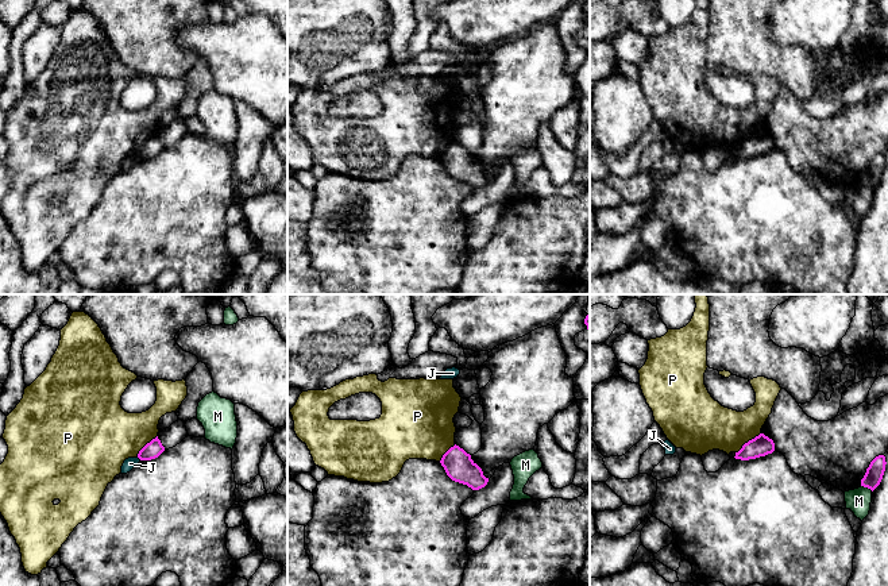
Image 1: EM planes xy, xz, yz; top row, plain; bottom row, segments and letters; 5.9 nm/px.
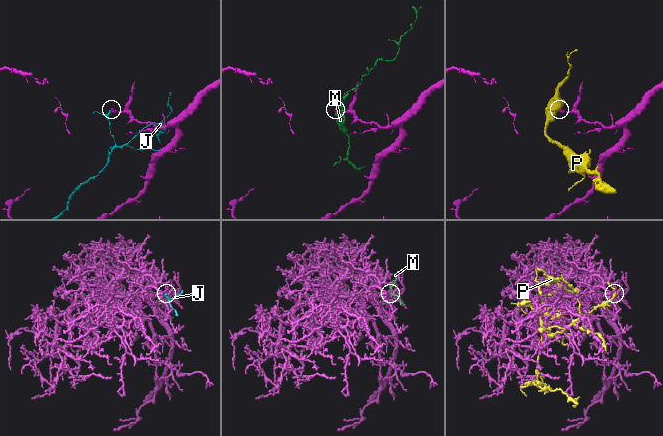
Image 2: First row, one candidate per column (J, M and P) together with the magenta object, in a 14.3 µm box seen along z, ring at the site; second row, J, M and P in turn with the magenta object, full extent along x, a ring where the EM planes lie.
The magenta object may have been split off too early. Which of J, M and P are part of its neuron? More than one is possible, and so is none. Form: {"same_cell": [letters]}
{"same_cell": []}

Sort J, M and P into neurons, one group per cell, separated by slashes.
J / M / P

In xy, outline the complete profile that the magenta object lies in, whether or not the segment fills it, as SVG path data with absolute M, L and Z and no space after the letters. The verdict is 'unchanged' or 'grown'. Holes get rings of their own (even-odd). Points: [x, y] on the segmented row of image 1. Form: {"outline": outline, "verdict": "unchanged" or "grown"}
{"outline": "M157 436L139 451L138 458L140 460L151 460L158 458L163 451L165 447Z", "verdict": "unchanged"}

